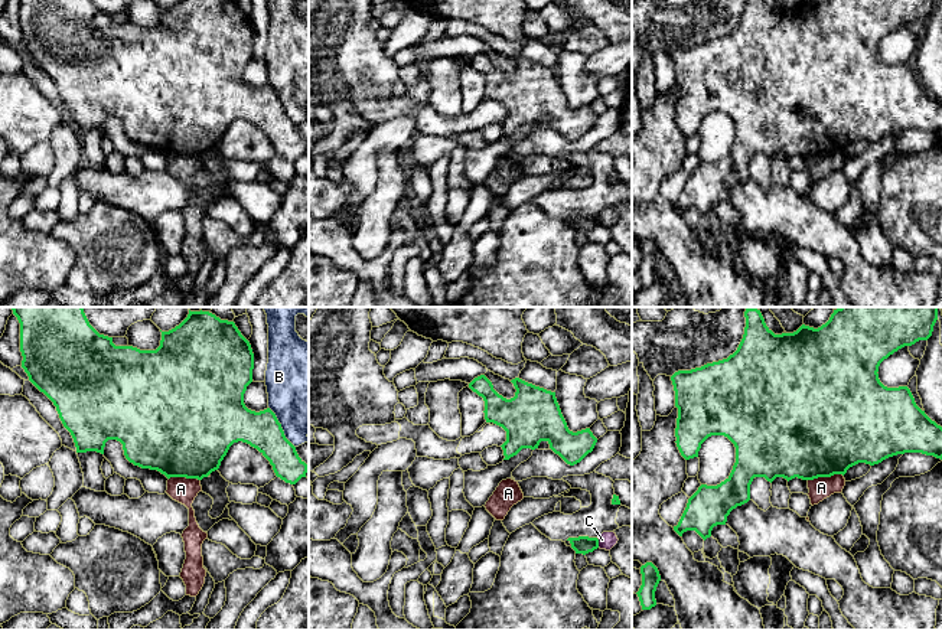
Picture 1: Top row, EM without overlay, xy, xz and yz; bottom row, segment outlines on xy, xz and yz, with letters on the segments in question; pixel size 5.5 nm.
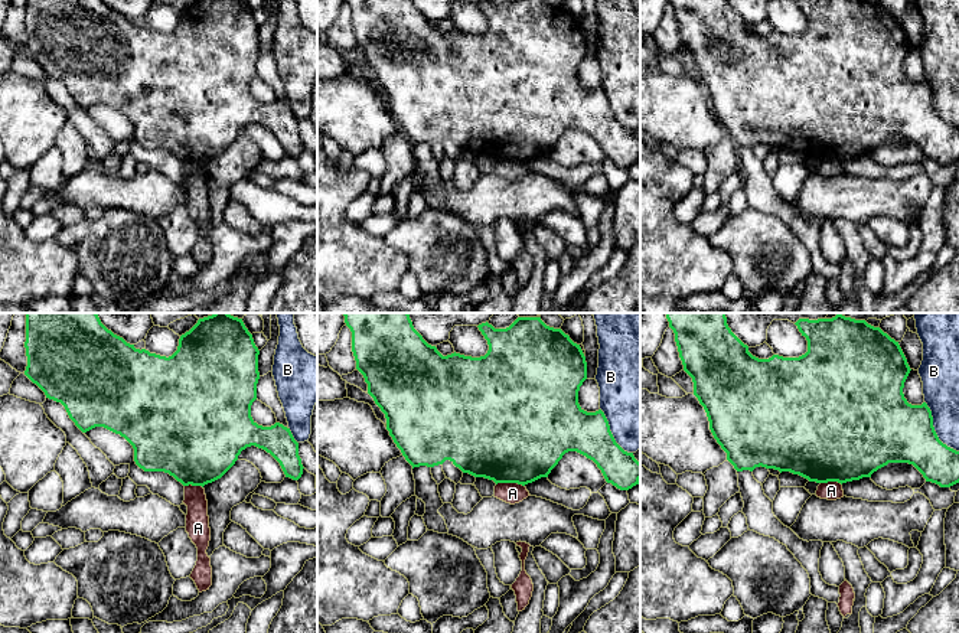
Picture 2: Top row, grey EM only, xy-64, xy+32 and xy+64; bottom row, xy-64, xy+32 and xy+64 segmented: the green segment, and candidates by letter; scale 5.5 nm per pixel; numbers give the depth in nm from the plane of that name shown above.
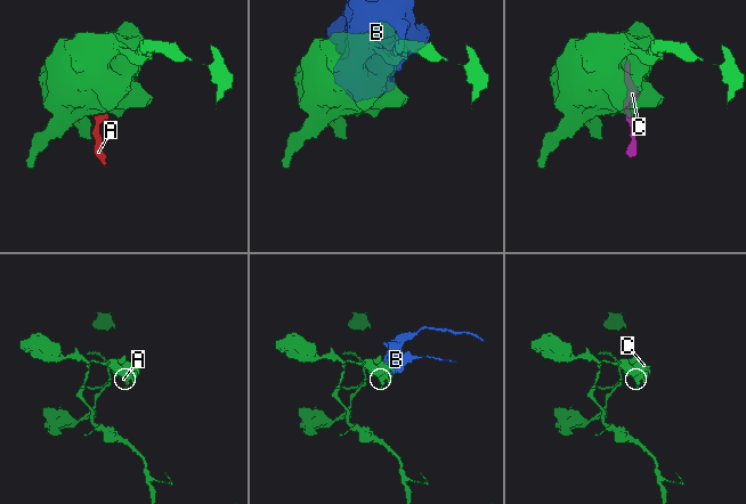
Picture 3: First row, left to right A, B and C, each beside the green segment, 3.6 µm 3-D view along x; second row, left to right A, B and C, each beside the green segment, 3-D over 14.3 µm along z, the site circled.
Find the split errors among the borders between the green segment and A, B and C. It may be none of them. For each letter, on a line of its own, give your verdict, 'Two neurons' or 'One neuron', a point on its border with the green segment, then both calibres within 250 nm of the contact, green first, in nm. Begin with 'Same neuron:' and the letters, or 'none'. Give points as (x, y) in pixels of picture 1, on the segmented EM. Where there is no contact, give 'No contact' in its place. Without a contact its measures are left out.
Same neuron: none
A: Two neurons. Touches green at yz (825, 476). Thickness 500 nm (green) against 120 nm
B: Two neurons. Touches green at xy (280, 427). Thickness 220 nm (green) against 440 nm
C: Two neurons. Touches green at xz (597, 542). Thickness 100 nm (green) against 100 nm

